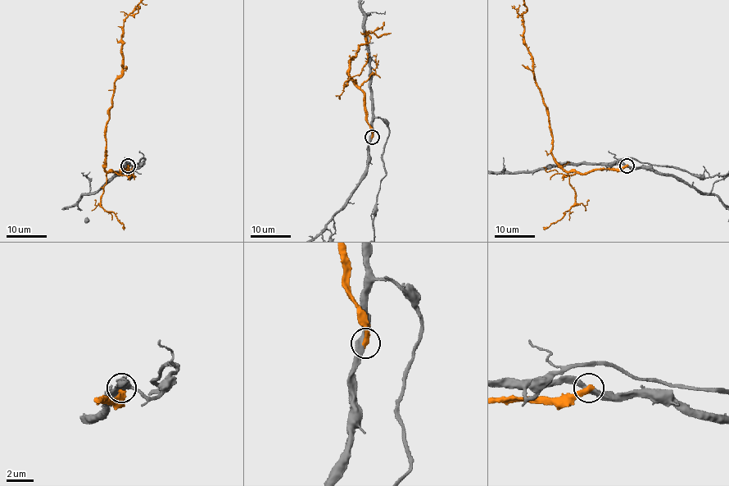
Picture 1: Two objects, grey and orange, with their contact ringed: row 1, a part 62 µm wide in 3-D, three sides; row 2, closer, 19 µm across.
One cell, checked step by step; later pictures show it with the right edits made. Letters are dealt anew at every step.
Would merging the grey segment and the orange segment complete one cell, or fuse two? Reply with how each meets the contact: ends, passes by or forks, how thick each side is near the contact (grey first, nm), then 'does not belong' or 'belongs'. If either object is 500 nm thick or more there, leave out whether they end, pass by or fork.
grey passes by; orange ends; calibres 380 and 440 nm; does not belong

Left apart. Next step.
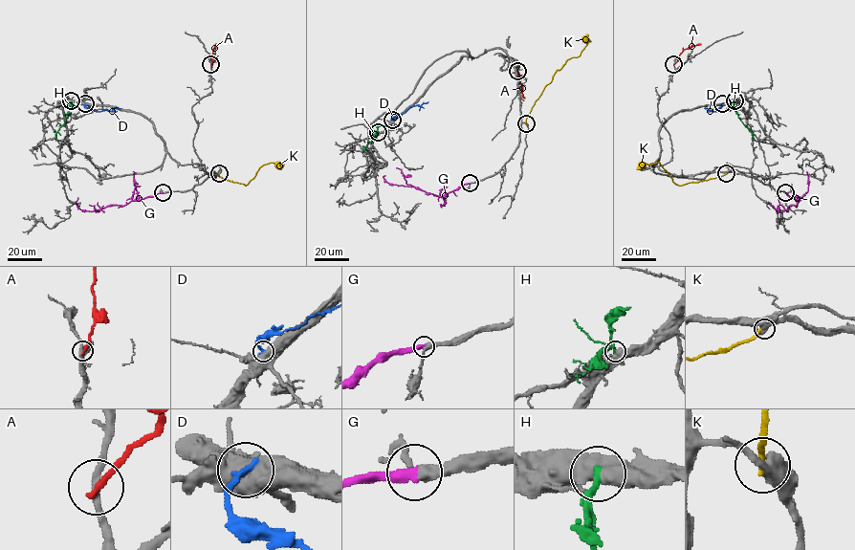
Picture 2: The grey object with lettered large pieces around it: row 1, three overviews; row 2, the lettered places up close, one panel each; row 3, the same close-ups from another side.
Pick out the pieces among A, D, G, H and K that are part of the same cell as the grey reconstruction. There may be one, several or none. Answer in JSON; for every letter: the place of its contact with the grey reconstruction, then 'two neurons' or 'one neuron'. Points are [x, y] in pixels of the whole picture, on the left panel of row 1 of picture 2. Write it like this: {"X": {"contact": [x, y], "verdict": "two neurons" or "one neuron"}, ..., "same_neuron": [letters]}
{"A": {"contact": [210, 64], "verdict": "two neurons"}, "D": {"contact": [85, 103], "verdict": "two neurons"}, "G": {"contact": [163, 192], "verdict": "one neuron"}, "H": {"contact": [71, 100], "verdict": "two neurons"}, "K": {"contact": [219, 173], "verdict": "two neurons"}, "same_neuron": ["G"]}

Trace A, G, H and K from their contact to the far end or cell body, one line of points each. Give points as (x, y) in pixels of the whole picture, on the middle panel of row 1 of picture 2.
A: (517, 71), (524, 98)
G: (470, 183), (438, 196), (413, 186), (389, 184), (383, 177), (384, 175)
H: (378, 132), (363, 151)
K: (526, 123), (535, 101), (557, 70), (567, 59), (580, 55), (587, 44), (586, 33)

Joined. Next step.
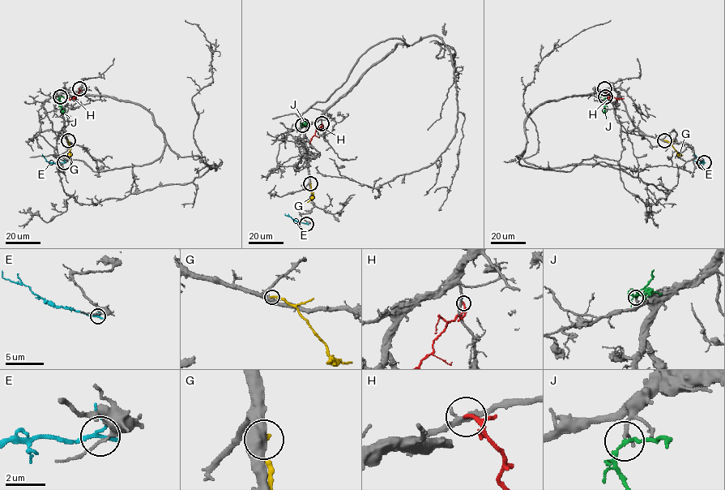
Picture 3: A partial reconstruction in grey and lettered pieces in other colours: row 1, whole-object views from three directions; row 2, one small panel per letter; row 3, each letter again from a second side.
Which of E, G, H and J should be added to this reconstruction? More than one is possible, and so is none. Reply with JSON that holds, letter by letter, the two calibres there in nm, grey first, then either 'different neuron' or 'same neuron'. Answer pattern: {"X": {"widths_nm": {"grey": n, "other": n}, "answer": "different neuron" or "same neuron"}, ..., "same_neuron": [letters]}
{"E": {"widths_nm": {"grey": 130, "other": 180}, "answer": "different neuron"}, "G": {"widths_nm": {"grey": 550, "other": 240}, "answer": "different neuron"}, "H": {"widths_nm": {"grey": 280, "other": 150}, "answer": "different neuron"}, "J": {"widths_nm": {"grey": 200, "other": 160}, "answer": "same neuron"}, "same_neuron": ["J"]}

